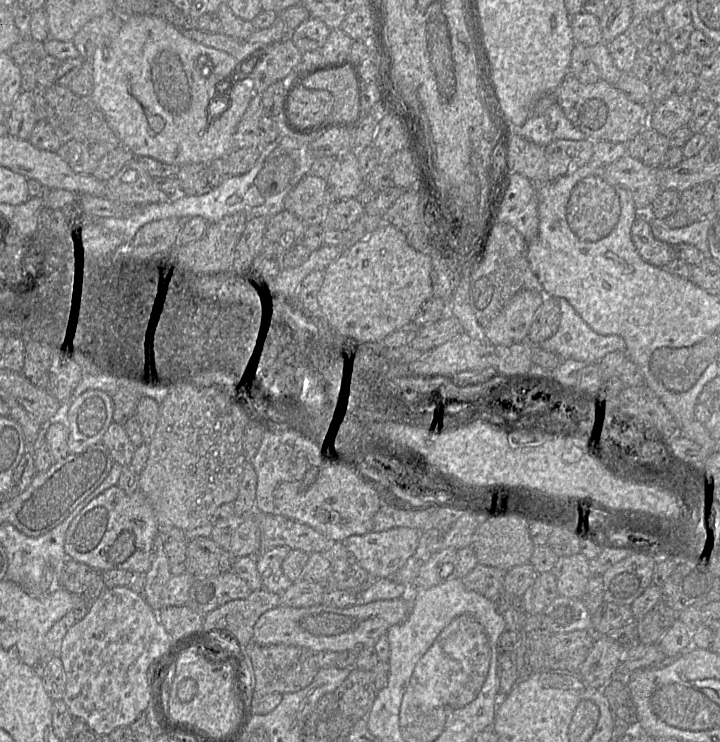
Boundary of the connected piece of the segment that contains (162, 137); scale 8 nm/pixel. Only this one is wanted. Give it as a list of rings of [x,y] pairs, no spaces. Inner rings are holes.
[[[134,15],[125,17],[119,34],[109,45],[95,50],[91,64],[94,87],[90,98],[103,112],[121,146],[135,158],[148,157],[168,165],[184,166],[226,158],[235,149],[234,134],[249,107],[254,90],[251,79],[237,79],[236,71],[242,62],[238,63],[228,53],[185,37],[161,17]],[[201,56],[207,56],[212,63],[211,73],[206,76],[198,64]],[[219,94],[228,100],[228,108],[211,117],[210,103]]]

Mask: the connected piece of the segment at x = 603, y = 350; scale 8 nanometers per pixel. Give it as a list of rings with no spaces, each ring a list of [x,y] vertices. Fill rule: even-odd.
[[[565,298],[557,299],[561,314],[558,330],[539,346],[562,360],[574,359],[584,363],[598,363],[610,352],[626,351],[621,336],[598,334]]]

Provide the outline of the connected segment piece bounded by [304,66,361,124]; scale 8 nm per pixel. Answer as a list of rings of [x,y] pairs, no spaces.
[[[350,67],[318,72],[309,77],[304,86],[308,89],[329,91],[334,98],[330,118],[344,124],[352,123],[361,109],[361,98]]]

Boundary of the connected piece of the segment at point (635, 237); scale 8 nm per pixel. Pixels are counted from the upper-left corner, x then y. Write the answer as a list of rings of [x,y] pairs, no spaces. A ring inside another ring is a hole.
[[[640,213],[632,227],[632,240],[645,261],[657,267],[665,267],[675,258],[674,247],[654,236],[650,218],[648,213]]]

